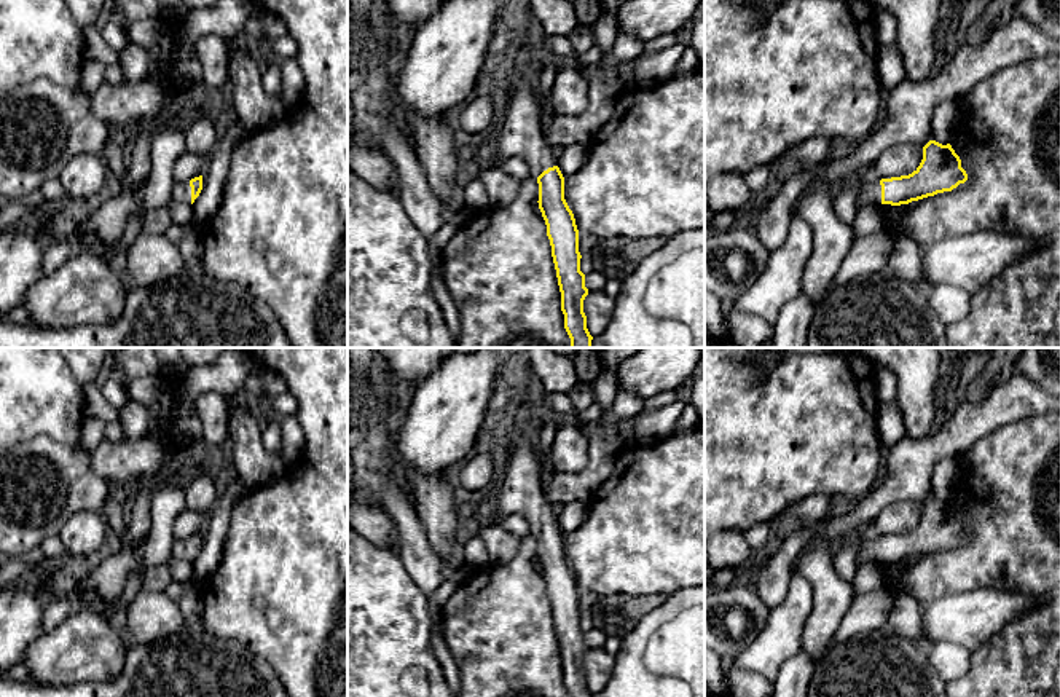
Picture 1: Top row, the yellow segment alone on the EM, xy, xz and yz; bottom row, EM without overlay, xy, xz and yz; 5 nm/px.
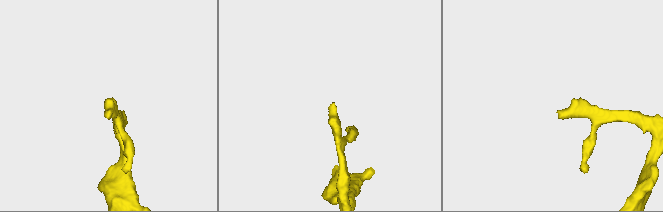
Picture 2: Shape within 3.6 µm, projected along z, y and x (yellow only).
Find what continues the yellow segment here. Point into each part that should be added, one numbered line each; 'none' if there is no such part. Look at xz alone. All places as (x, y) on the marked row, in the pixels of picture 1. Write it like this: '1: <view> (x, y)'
1: xz (520, 131)

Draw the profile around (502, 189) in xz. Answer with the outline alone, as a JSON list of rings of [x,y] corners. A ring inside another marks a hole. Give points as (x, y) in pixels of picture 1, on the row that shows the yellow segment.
[[[493,164],[481,166],[477,179],[486,187],[493,207],[507,206],[512,203],[521,187],[521,180],[518,177],[513,177]]]

